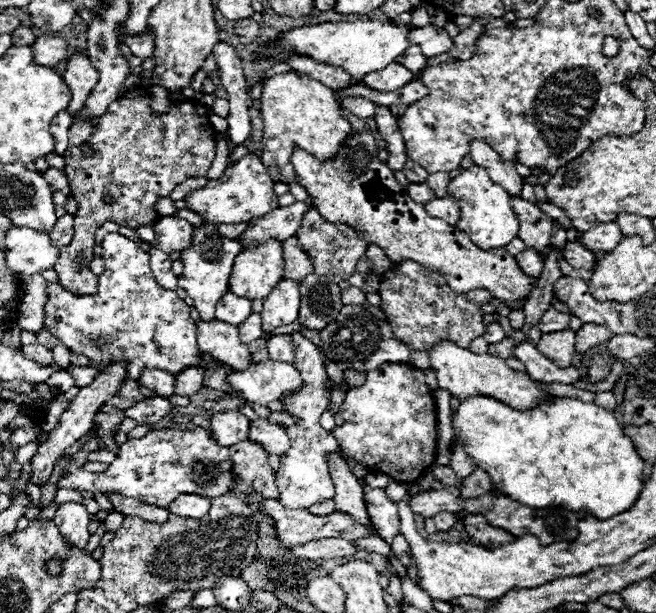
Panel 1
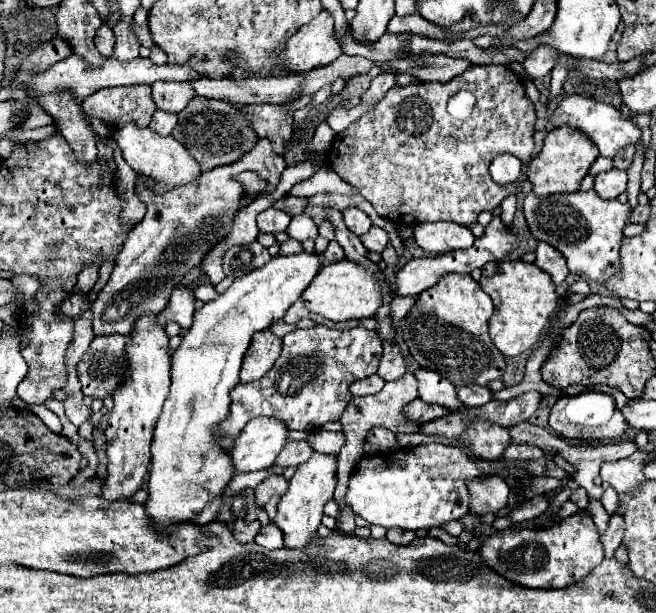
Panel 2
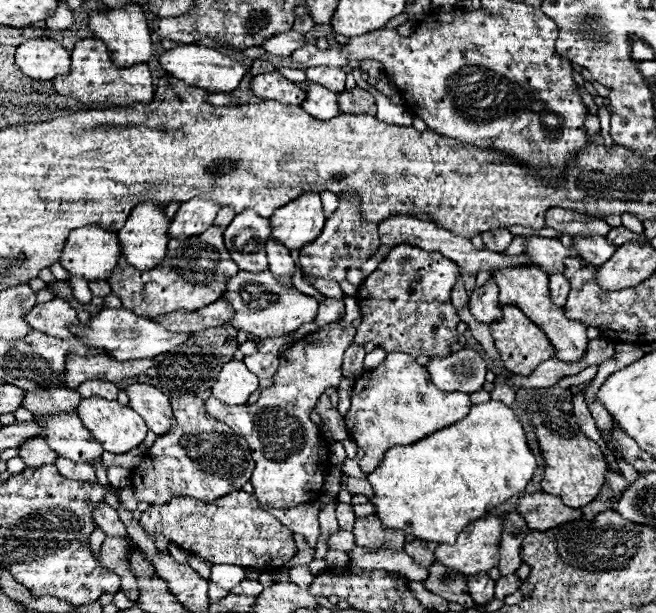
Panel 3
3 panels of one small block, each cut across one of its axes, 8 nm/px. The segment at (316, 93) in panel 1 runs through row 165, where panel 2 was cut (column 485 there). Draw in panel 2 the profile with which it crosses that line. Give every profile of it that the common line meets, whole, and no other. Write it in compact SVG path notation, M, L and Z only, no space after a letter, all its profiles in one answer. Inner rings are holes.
M500 260L482 266L480 286L494 300L494 314L488 322L488 334L494 346L504 356L518 356L532 348L540 340L540 332L548 322L548 316L556 308L556 288L550 276L536 264L522 260Z

